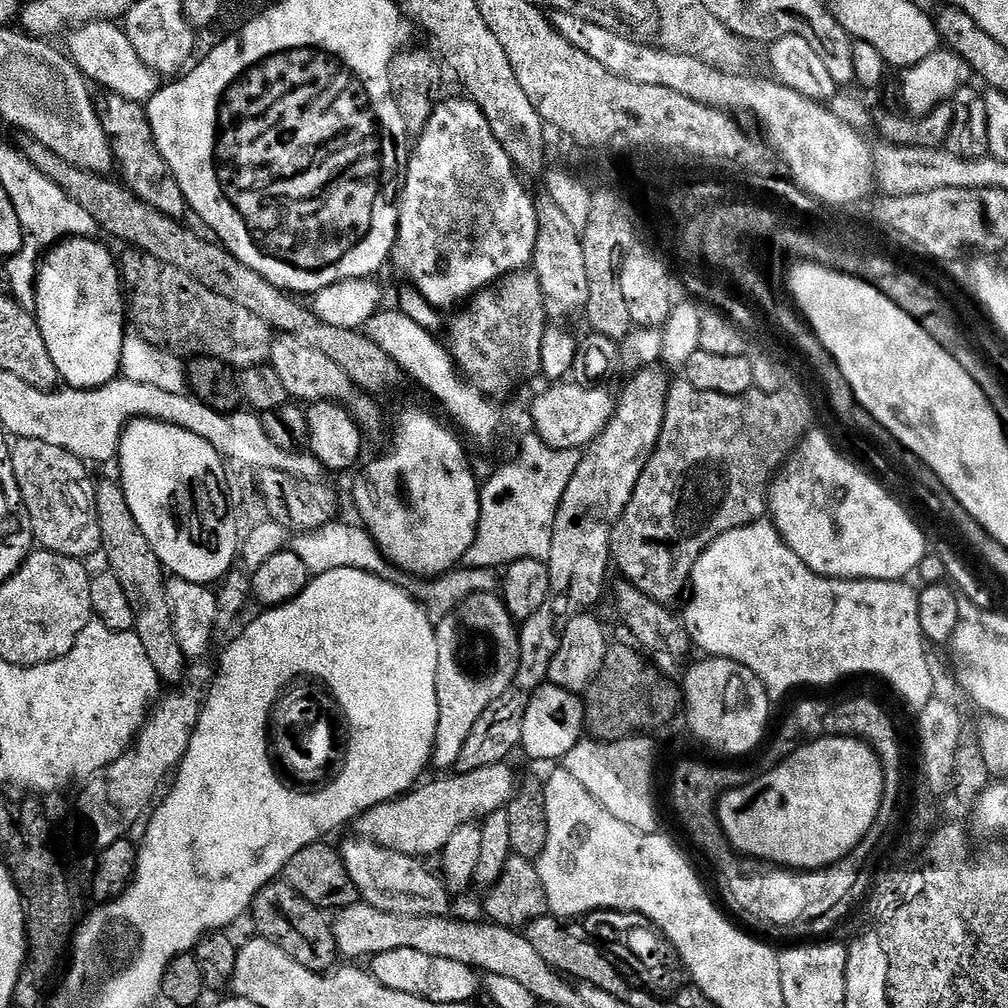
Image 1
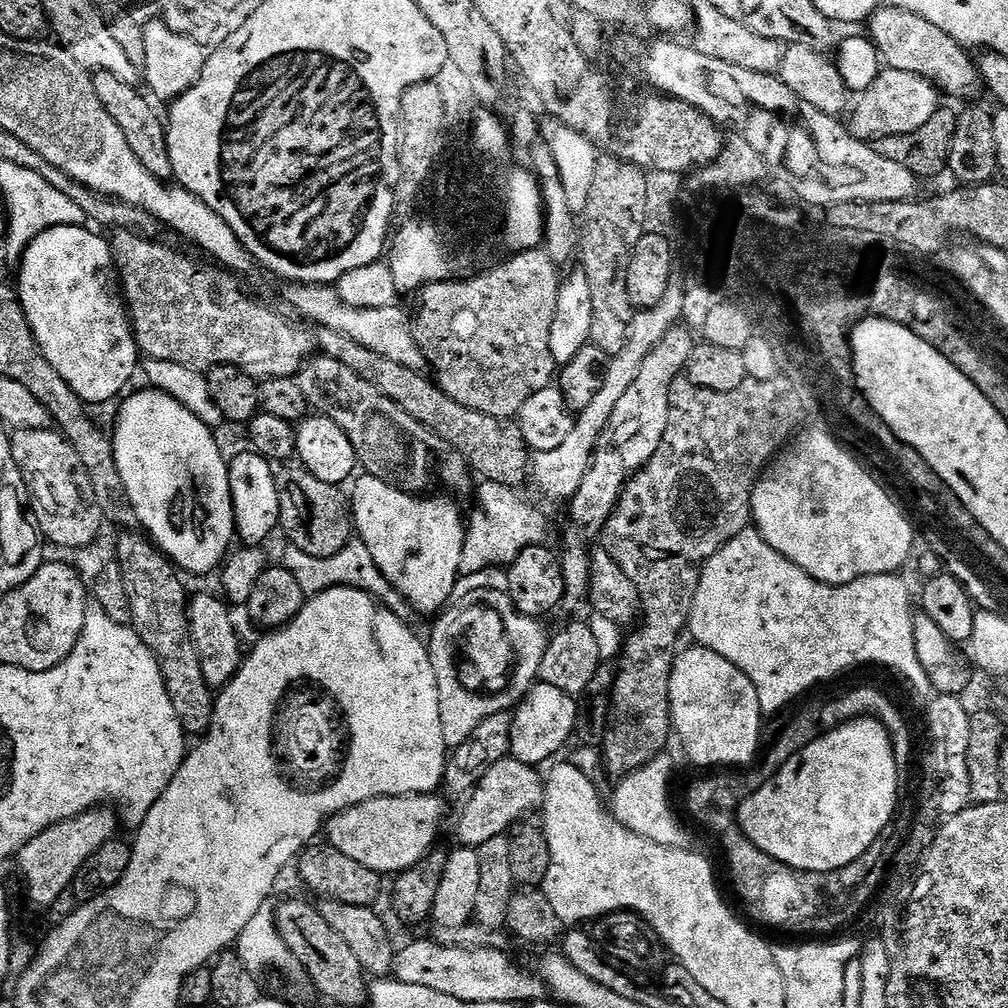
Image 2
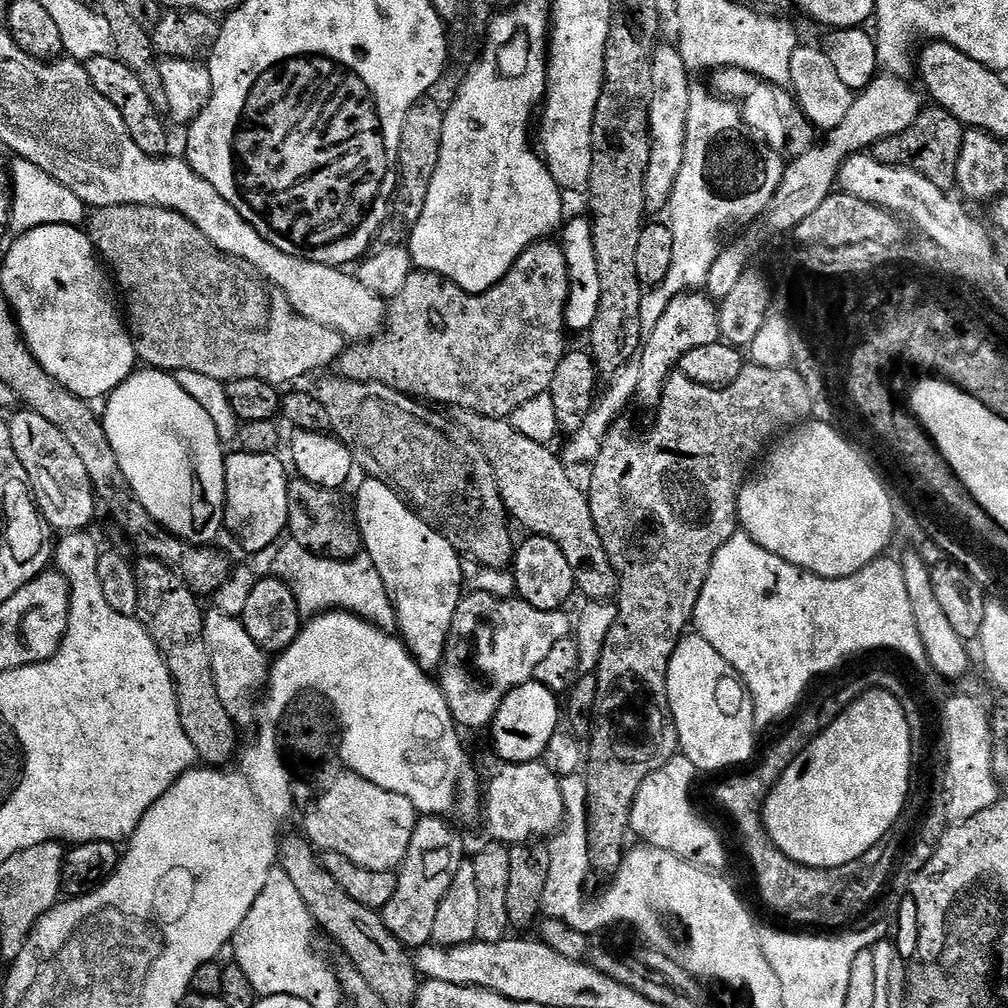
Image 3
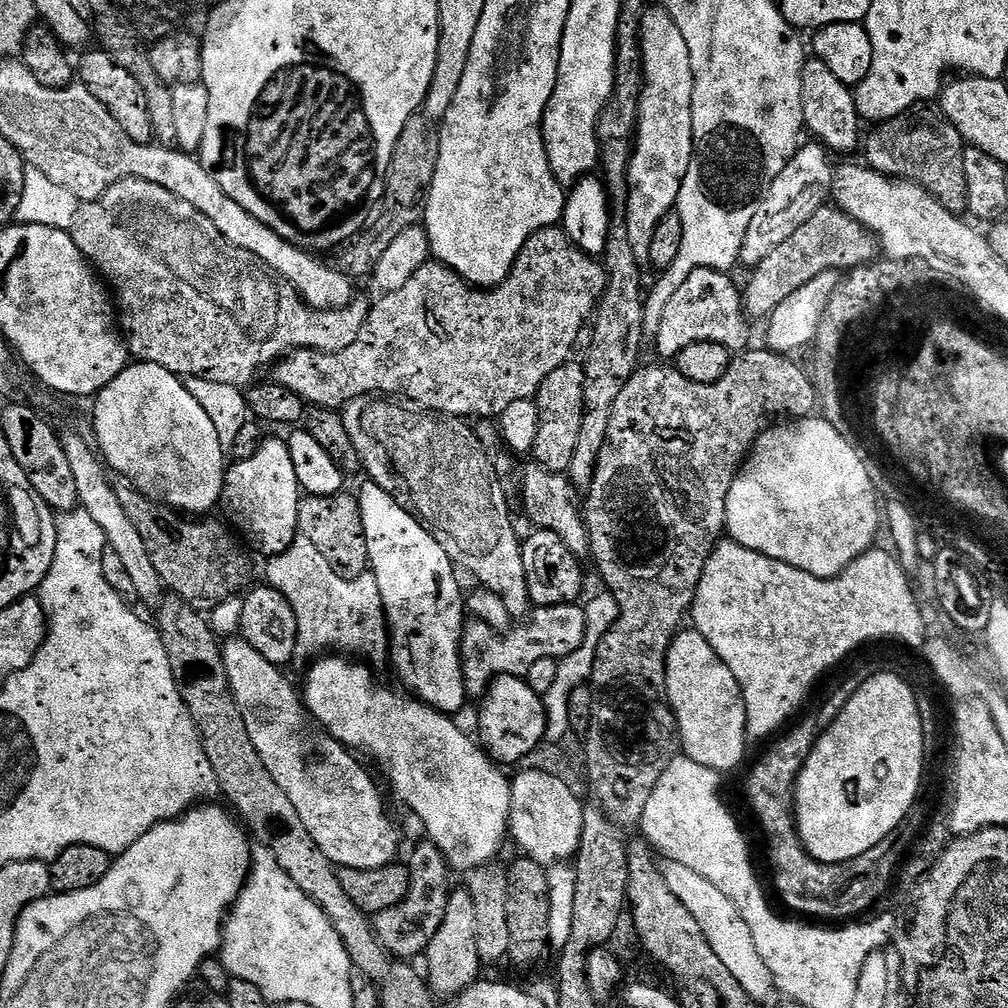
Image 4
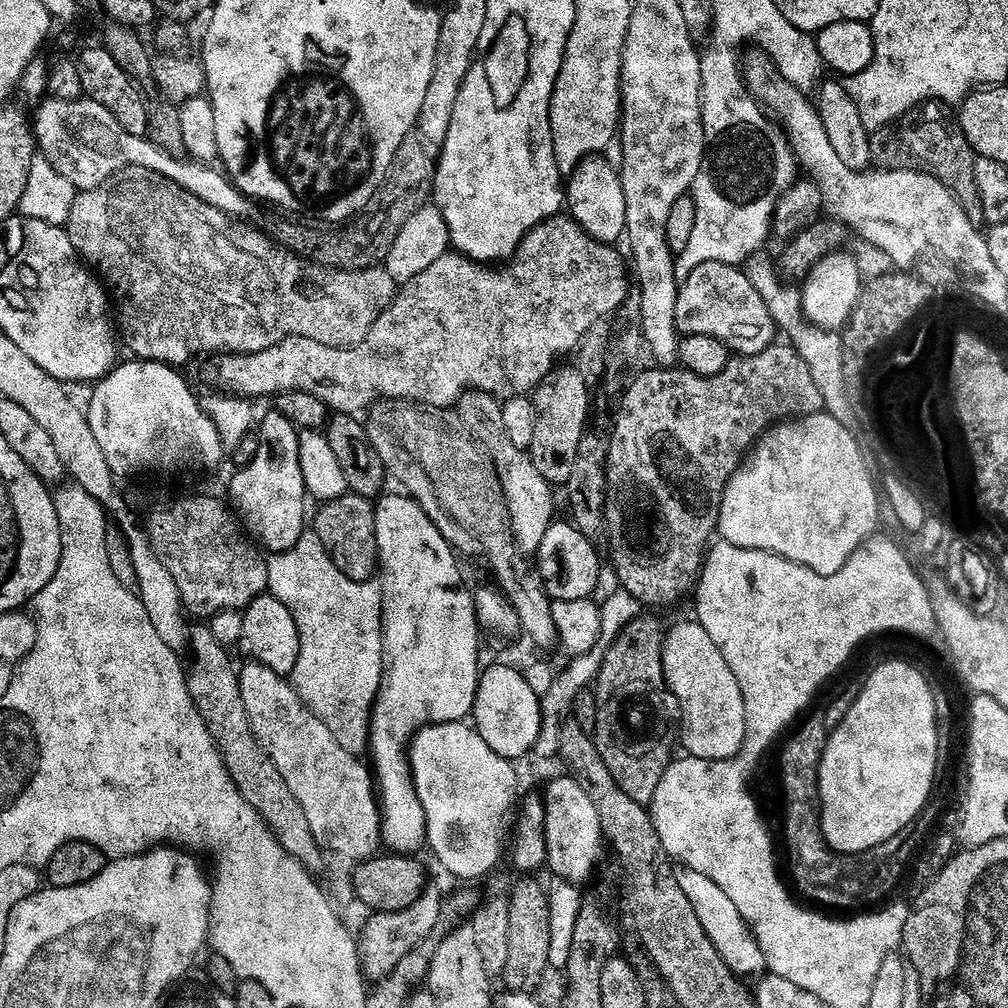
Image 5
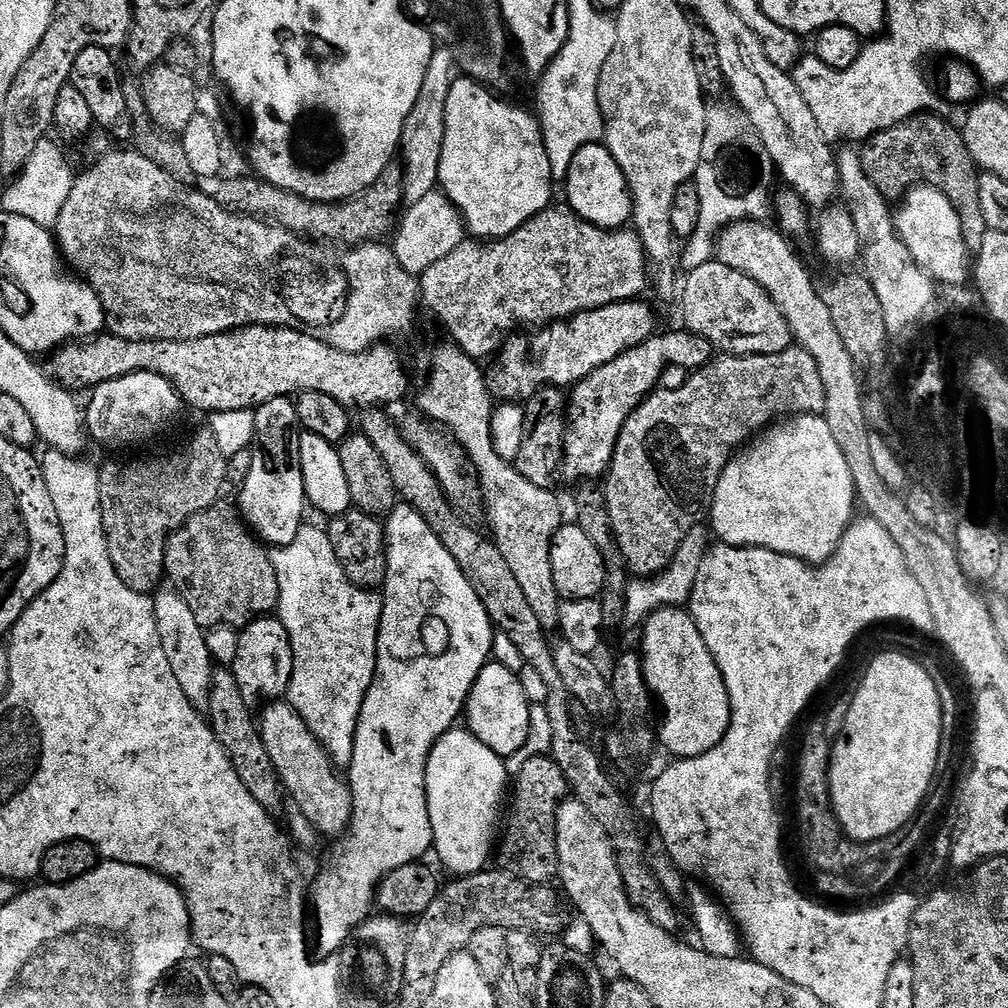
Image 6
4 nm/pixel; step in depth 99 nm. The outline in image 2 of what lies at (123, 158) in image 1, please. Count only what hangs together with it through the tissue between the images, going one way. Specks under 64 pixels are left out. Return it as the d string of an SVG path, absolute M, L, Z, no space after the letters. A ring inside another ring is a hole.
M97 72L92 76L92 85L94 94L98 94L98 102L102 102L102 106L106 106L106 114L110 114L110 118L114 118L114 122L118 122L122 134L126 136L126 142L130 144L130 150L134 150L134 158L138 158L138 162L150 174L154 174L154 178L165 182L171 181L173 175L168 149L168 129L161 113L159 116L152 109L153 101L147 95L144 97L139 92L141 89L137 85L122 82L122 78L114 78L114 74Z

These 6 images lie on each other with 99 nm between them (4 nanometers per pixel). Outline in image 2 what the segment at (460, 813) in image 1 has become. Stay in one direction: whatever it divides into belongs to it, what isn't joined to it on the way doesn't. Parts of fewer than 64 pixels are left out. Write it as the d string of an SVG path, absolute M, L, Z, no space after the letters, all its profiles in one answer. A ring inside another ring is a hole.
M505 758L490 766L490 770L486 770L484 777L463 801L464 813L461 814L460 825L456 828L460 835L459 843L464 846L485 844L490 842L490 838L505 835L513 824L535 813L543 805L546 783L545 777L536 772L539 771L533 765L523 764L515 758ZM421 794L370 798L331 816L322 832L333 848L370 870L381 874L407 872L422 863L437 847L440 823L444 820L444 804L438 797L436 794Z

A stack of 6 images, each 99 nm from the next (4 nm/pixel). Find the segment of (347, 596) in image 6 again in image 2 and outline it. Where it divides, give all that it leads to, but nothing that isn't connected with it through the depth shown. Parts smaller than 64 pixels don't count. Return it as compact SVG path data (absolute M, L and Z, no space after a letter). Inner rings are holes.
M359 538L352 539L346 547L338 550L338 554L334 554L330 558L314 558L314 554L306 554L306 550L298 550L291 546L285 547L285 549L282 566L294 574L299 585L302 586L302 590L309 597L317 596L319 592L325 592L331 588L360 588L364 592L369 592L374 599L387 606L396 616L401 616L406 621L413 619L412 605L388 581L386 574L382 574L382 570L378 570L374 558L370 558L370 550L366 550L366 546Z

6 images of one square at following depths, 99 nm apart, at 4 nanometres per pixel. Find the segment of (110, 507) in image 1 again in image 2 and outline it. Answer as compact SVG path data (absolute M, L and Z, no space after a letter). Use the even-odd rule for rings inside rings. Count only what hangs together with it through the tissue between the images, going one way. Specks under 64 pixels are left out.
M124 532L117 538L114 556L115 563L122 570L122 582L126 582L126 594L130 594L130 624L144 645L156 655L170 702L174 702L174 714L178 722L182 722L185 733L203 734L208 731L212 721L214 690L202 674L200 659L188 635L190 592L184 589L180 581L181 573L172 561L147 535L136 532Z

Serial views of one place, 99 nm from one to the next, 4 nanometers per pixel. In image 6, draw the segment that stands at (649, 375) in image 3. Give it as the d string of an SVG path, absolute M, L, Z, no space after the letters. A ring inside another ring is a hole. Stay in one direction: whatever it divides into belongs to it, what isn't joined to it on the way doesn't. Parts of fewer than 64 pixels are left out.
M719 262L710 264L703 264L694 269L693 272L687 273L686 279L682 284L682 296L684 292L684 324L683 327L689 332L698 334L702 338L706 338L712 345L714 345L721 353L735 354L737 356L765 356L766 354L778 354L782 350L793 347L794 341L792 338L792 331L786 322L786 318L782 314L782 310L778 310L776 303L770 298L770 294L762 286L758 286L758 282L754 282L754 278L746 278L746 274L742 274L738 270L734 270L730 266Z

